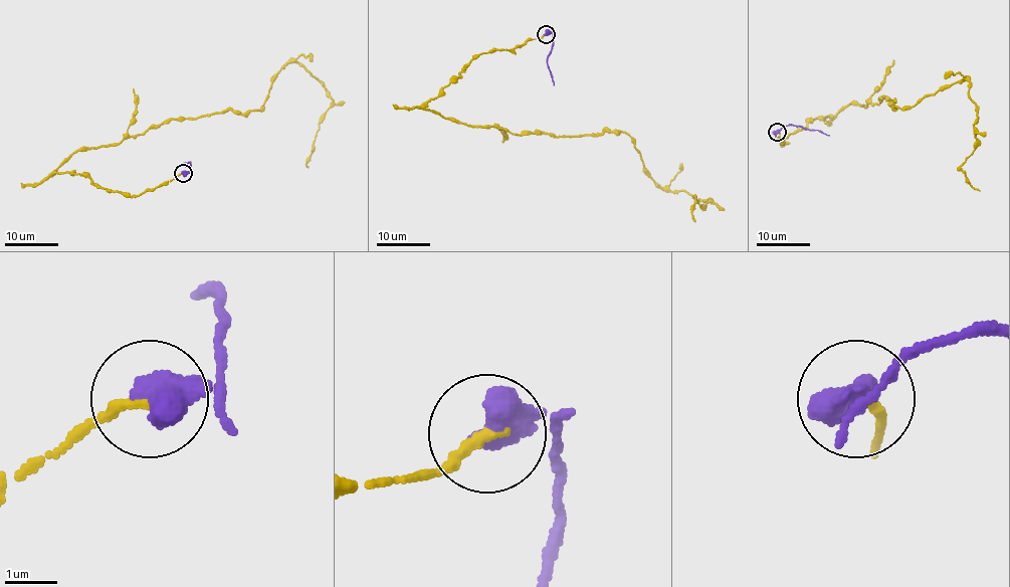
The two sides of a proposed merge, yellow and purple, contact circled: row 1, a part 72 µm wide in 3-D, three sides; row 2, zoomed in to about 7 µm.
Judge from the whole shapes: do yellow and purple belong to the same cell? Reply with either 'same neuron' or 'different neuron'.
different neuron

